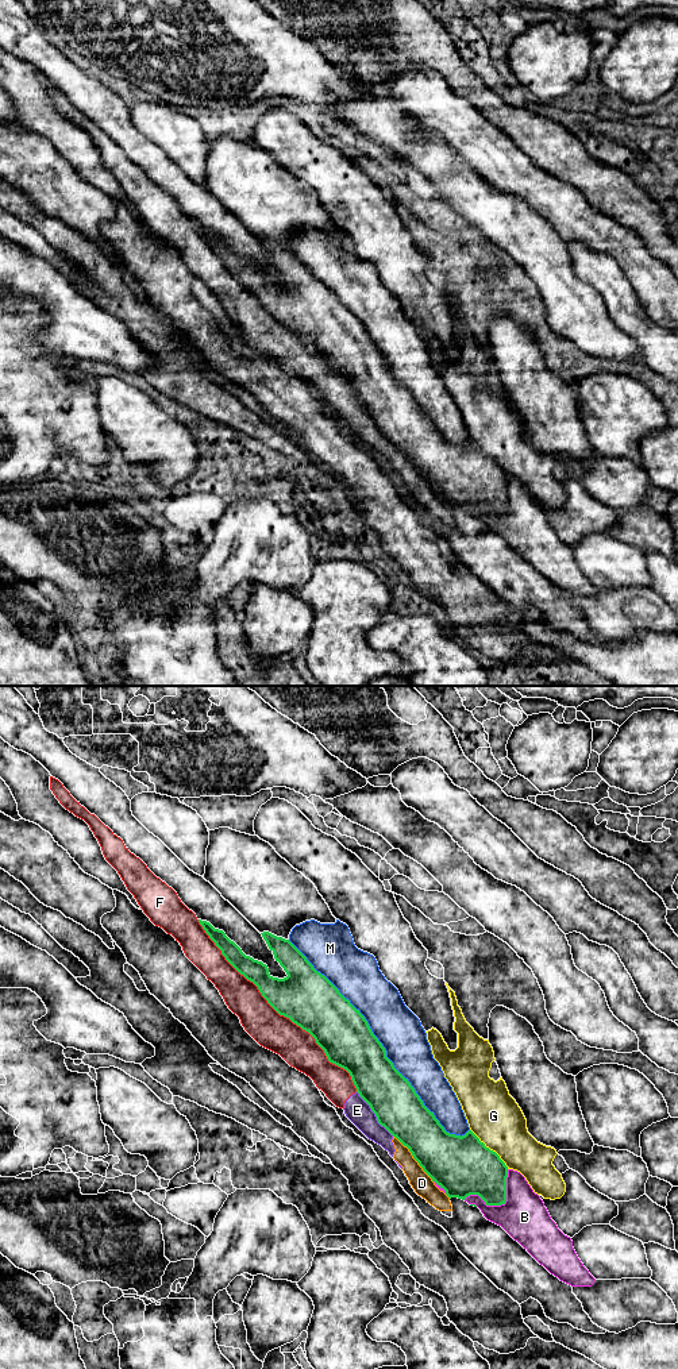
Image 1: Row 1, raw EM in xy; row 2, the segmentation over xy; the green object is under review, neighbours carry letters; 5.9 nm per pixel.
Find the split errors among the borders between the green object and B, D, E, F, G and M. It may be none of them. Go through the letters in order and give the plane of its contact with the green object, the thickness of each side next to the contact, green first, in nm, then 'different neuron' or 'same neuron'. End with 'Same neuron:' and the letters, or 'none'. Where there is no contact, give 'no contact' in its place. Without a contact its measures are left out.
B: contact in xy; calibres 280 and 280 nm; different neuron
D: contact in xy; calibres 320 and 120 nm; different neuron
E: contact in xy; calibres 280 and 150 nm; different neuron
F: contact in xy; calibres 320 and 220 nm; different neuron
G: contact in xy; calibres 360 and 320 nm; different neuron
M: contact in xy; calibres 320 and 260 nm; different neuron
Same neuron: none

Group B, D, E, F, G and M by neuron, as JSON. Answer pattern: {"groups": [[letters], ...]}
{"groups": [["B"], ["D", "E", "F"], ["G"], ["M"]]}

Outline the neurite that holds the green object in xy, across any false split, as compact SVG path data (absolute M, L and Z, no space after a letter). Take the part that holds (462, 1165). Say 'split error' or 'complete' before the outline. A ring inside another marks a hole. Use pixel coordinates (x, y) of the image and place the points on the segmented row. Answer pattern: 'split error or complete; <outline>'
complete; M199 919L199 922L226 960L258 987L267 1003L280 1015L308 1031L324 1050L330 1063L350 1073L357 1092L370 1106L378 1123L409 1149L423 1171L446 1191L450 1199L465 1200L470 1195L478 1195L486 1206L505 1204L508 1166L500 1156L486 1148L471 1130L462 1137L444 1130L434 1112L424 1106L408 1079L386 1057L385 1048L373 1034L359 1010L324 975L317 972L289 940L269 932L261 933L276 961L288 975L278 979L269 973L266 964L246 956L223 930L215 929L207 921Z

